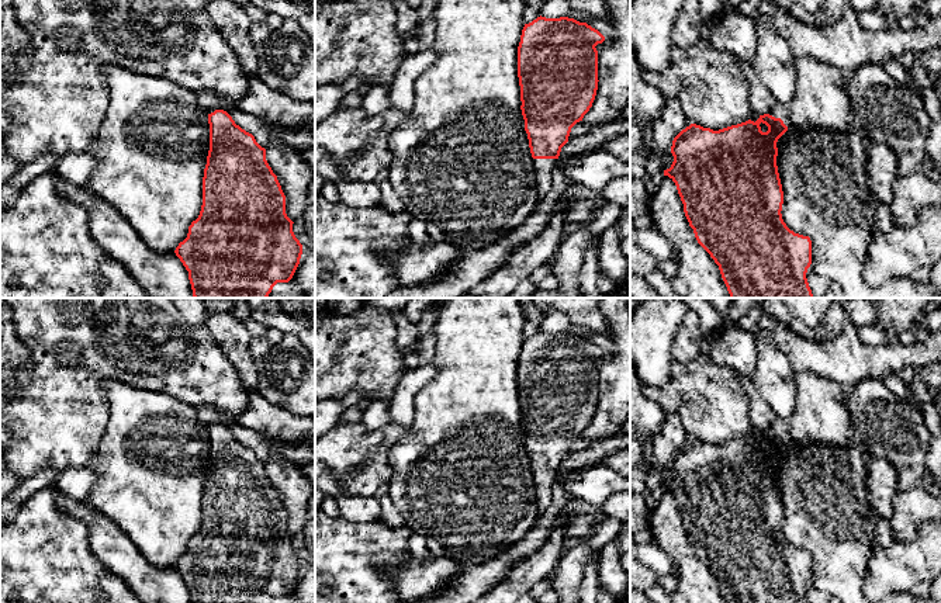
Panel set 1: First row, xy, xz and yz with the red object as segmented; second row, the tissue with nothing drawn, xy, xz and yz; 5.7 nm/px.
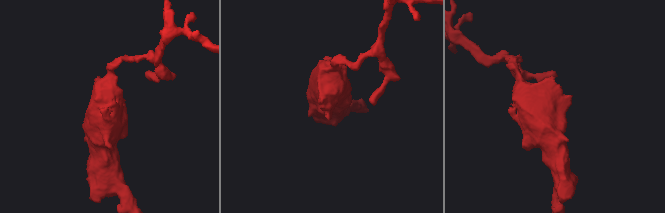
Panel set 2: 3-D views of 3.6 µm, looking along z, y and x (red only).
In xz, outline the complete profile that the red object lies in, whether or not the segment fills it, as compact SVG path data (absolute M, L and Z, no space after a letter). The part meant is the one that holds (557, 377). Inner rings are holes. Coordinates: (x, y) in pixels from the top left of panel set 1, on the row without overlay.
M540 330L536 335L533 335L532 337L525 339L525 342L522 344L520 357L518 361L518 392L519 392L520 416L522 416L520 424L522 424L522 430L525 434L525 446L527 448L530 468L533 472L536 502L537 502L537 506L540 507L540 510L544 510L551 503L551 489L557 481L557 474L560 471L561 462L568 457L571 443L577 437L582 436L584 430L592 422L592 417L595 415L596 405L598 405L598 396L599 396L598 395L598 365L595 361L598 358L602 358L603 356L605 356L605 351L598 344L592 343L587 337L580 337L580 336L577 336L574 333L568 333L568 332L546 333L546 332Z

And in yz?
M812 372L796 374L795 384L798 402L789 419L776 420L755 437L748 434L719 446L691 439L672 455L674 476L664 491L675 498L689 541L698 558L719 581L727 603L810 603L806 588L812 579L812 555L790 545L782 534L783 506L776 481L776 457L793 444L844 447L851 443L850 413L843 401L852 388Z

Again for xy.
M224 424L208 429L208 439L210 465L201 526L188 541L187 552L174 565L188 586L191 603L273 603L277 597L288 597L300 579L302 559L293 547L294 537L286 529L286 510L266 475L266 464Z

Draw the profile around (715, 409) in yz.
M700 353L689 363L674 360L671 377L682 398L678 413L688 437L719 446L751 433L748 402L731 368Z

